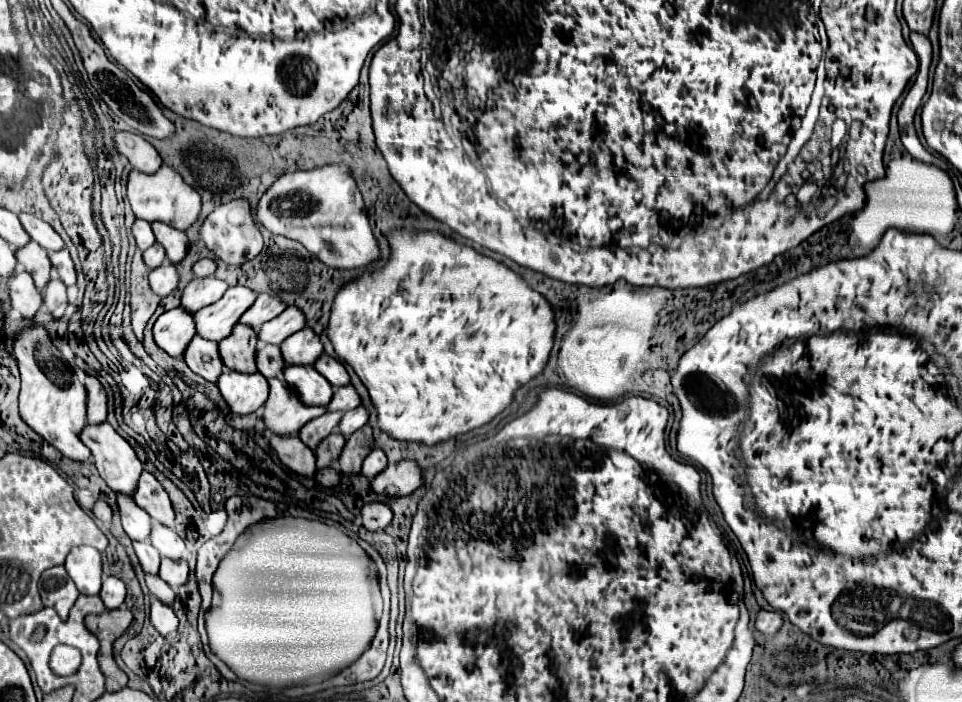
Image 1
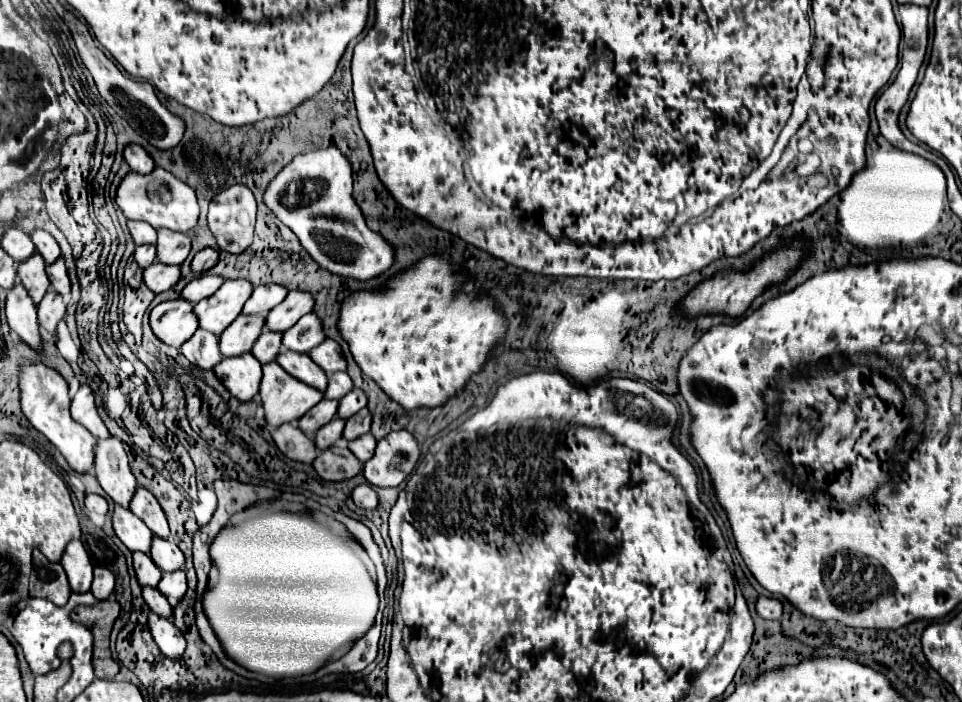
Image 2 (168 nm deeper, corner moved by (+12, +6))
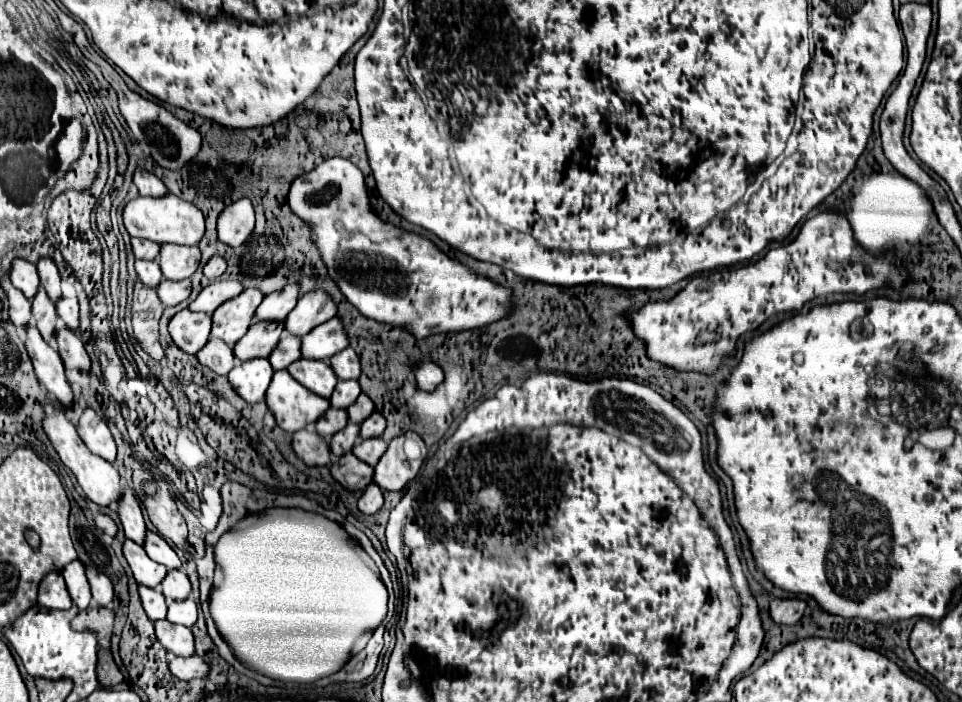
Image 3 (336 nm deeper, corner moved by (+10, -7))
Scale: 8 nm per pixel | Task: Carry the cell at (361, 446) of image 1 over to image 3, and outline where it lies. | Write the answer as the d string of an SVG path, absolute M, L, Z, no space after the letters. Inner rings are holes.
M374 412L374 414L370 414L370 418L366 418L362 422L360 436L362 438L376 438L376 436L382 436L384 428L386 428L386 418L380 412Z

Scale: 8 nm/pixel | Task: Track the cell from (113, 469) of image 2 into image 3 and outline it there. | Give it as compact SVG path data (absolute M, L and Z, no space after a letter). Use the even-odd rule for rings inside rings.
M124 488L124 496L122 502L118 502L118 514L126 532L126 538L144 546L146 540L146 524L144 524L144 516L140 510L138 500L134 498L134 492L130 488Z

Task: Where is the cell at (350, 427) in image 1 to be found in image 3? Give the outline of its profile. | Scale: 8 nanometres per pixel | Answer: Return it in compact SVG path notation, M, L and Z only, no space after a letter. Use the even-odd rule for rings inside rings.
M360 394L358 398L356 398L356 402L348 408L348 416L350 416L350 420L352 422L364 422L370 414L374 412L374 402L366 396L366 394Z

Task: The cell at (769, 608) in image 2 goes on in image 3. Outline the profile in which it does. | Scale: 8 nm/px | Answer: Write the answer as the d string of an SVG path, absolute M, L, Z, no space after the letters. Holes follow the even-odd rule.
M774 598L770 602L770 616L776 624L796 624L806 610L806 602L798 598Z

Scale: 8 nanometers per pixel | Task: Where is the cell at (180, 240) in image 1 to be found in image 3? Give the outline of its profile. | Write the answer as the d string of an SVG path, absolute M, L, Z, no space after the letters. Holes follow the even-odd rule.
M162 244L160 250L160 268L164 278L168 280L184 280L190 278L200 264L200 248L198 246L178 246L178 244Z

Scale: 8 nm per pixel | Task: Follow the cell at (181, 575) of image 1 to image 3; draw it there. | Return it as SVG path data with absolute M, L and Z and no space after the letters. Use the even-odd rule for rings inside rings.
M186 600L186 602L170 602L168 604L168 620L172 624L182 624L192 628L198 620L198 610L196 610L196 602L194 600Z

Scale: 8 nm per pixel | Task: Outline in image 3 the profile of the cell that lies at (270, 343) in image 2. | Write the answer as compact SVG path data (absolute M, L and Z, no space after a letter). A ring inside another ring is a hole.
M284 334L282 342L278 342L278 346L274 348L274 354L270 354L270 364L274 370L284 370L288 368L292 362L296 362L298 358L302 358L302 350L300 350L300 338L292 336L292 334Z

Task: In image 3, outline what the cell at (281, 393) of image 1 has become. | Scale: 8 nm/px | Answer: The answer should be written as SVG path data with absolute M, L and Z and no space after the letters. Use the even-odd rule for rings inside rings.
M278 370L272 376L266 404L274 412L278 426L290 434L310 428L330 408L326 398L298 384L288 370Z

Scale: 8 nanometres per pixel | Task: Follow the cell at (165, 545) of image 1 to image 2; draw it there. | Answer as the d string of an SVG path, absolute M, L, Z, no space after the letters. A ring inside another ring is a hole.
M158 535L152 539L150 557L160 567L160 571L176 571L184 567L184 553L178 549L178 545Z

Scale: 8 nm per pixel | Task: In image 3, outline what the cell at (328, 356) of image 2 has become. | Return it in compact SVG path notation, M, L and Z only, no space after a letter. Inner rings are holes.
M346 348L330 358L330 366L334 368L340 380L358 380L360 376L360 358L352 348Z

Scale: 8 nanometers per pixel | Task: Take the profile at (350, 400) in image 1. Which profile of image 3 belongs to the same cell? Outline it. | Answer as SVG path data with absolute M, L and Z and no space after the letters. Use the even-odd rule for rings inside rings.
M338 380L336 390L330 398L330 404L334 408L348 408L358 396L360 396L360 384L358 380Z

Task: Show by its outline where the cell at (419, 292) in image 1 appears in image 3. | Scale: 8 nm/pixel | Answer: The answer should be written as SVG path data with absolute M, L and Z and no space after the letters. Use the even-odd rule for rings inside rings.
M426 362L426 366L418 366L416 370L416 382L422 386L422 390L434 390L442 378L442 370L432 362Z

